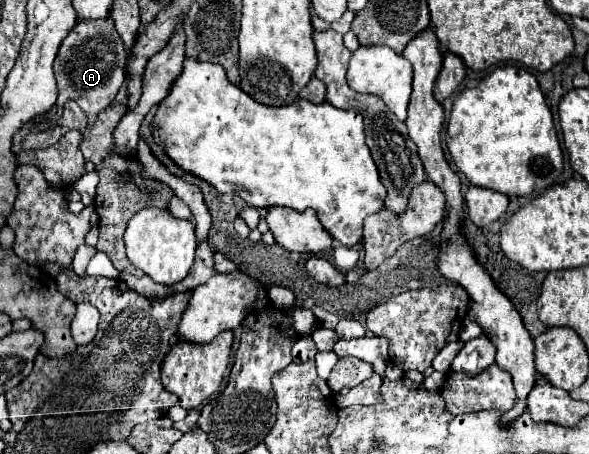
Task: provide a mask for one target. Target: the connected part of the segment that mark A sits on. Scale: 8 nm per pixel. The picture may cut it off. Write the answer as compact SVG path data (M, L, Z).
M97 19L97 21L81 21L77 23L71 33L63 39L59 53L53 63L53 71L57 77L57 105L65 105L67 99L75 99L77 105L85 111L89 127L95 123L99 111L107 109L121 85L125 83L125 63L127 63L127 49L115 31L113 19Z

